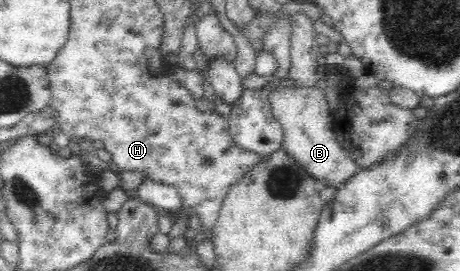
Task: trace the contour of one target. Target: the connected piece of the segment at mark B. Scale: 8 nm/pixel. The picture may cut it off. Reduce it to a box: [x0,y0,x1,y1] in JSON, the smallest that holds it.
[262,82,358,188]

